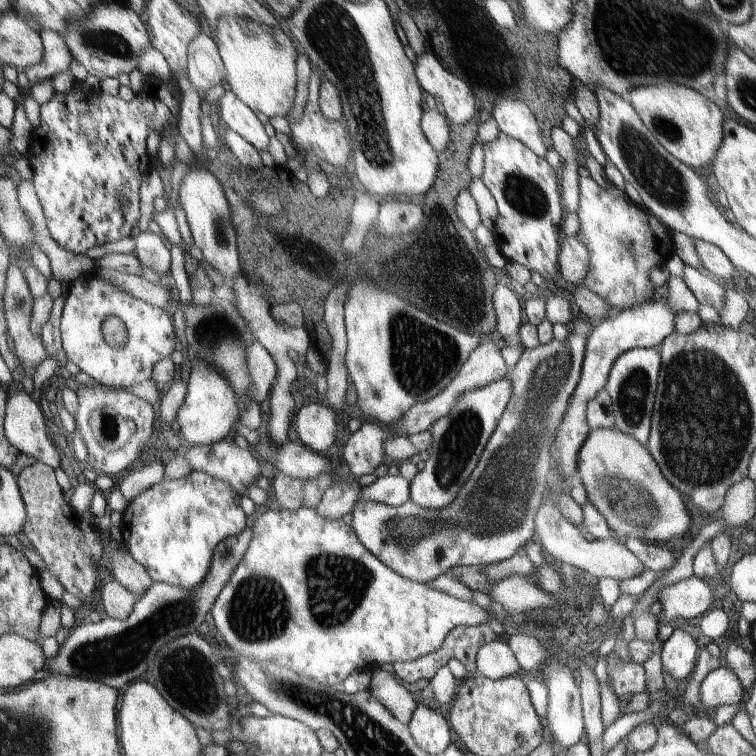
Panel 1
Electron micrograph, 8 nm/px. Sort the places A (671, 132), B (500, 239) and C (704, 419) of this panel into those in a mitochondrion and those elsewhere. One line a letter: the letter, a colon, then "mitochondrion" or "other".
A: mitochondrion
B: other
C: mitochondrion

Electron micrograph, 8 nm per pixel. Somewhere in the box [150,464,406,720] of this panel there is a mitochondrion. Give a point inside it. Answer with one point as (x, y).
(335, 585)

